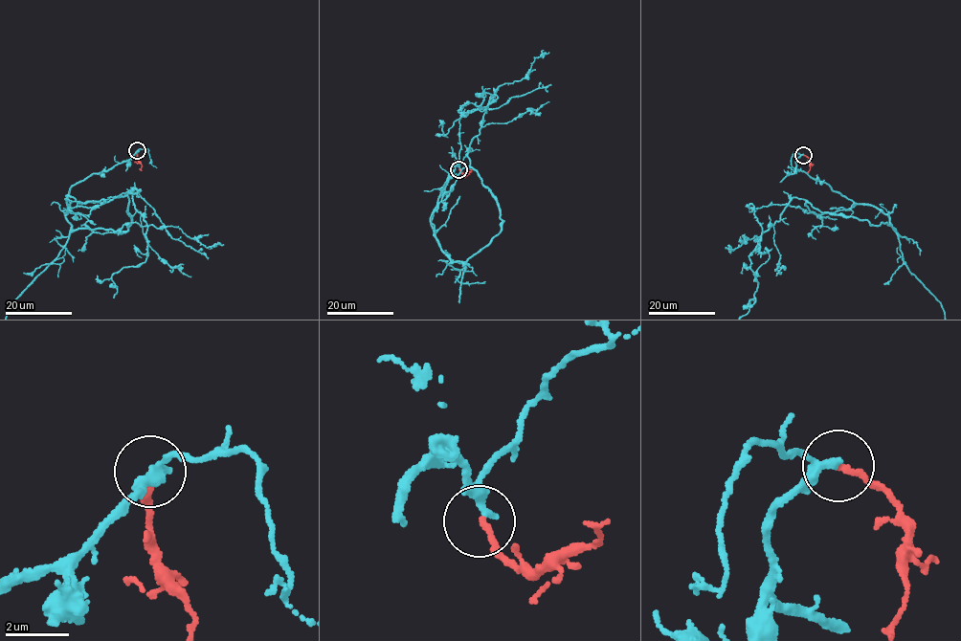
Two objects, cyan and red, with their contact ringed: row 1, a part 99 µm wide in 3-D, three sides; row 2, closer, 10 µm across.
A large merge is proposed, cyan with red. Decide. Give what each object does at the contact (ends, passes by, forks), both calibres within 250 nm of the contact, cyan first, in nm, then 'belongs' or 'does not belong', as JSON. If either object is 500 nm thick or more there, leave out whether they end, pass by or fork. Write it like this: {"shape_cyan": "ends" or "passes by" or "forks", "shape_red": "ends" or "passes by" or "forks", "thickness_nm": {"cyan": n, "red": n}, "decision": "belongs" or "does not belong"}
{"shape_cyan": "passes by", "shape_red": "ends", "thickness_nm": {"cyan": 240, "red": 190}, "decision": "does not belong"}

